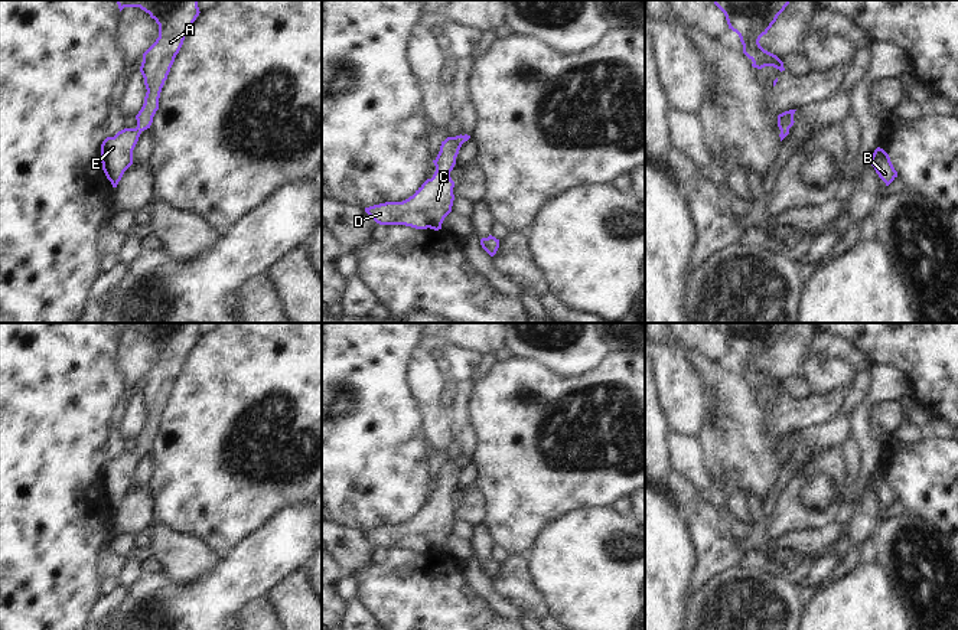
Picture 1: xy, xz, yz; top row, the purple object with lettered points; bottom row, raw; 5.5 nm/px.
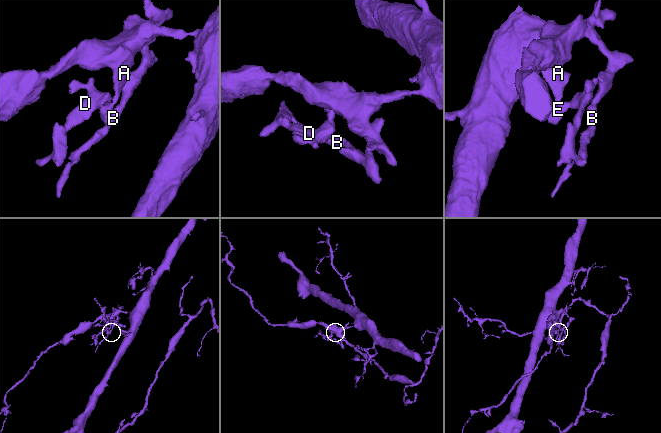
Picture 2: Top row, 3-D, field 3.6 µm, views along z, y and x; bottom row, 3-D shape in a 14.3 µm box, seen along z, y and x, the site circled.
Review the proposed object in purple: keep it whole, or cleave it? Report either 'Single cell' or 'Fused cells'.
Single cell.

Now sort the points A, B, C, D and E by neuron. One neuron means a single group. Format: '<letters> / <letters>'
A B C D E

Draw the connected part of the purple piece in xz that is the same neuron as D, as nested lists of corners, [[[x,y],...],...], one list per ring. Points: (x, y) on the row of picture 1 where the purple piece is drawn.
[[[470,136],[447,137],[433,160],[436,172],[413,196],[403,202],[385,202],[365,208],[365,212],[379,225],[405,225],[416,229],[441,229],[444,218],[452,212],[454,182],[450,172],[465,141]]]

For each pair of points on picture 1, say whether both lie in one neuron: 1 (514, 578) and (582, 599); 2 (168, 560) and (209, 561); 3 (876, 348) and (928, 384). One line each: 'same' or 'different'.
1: different
2: same
3: same

